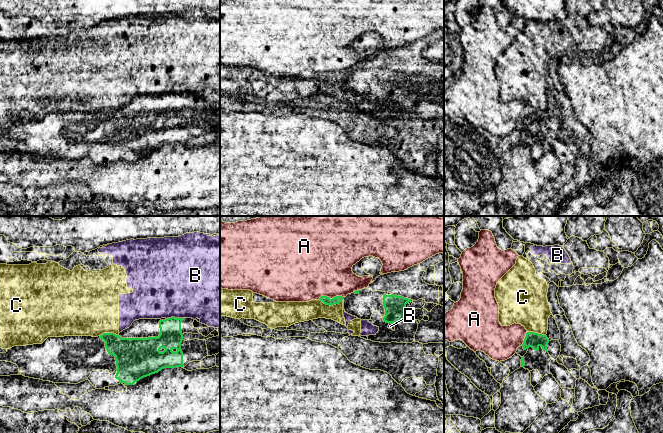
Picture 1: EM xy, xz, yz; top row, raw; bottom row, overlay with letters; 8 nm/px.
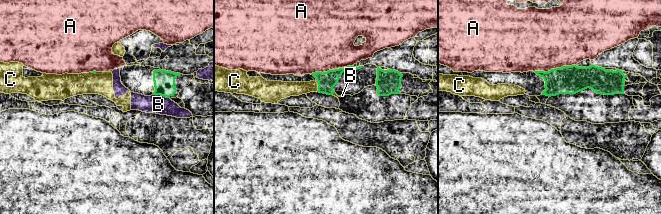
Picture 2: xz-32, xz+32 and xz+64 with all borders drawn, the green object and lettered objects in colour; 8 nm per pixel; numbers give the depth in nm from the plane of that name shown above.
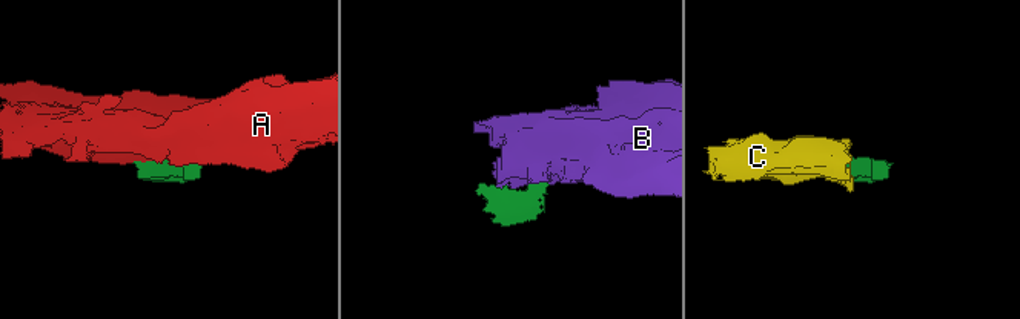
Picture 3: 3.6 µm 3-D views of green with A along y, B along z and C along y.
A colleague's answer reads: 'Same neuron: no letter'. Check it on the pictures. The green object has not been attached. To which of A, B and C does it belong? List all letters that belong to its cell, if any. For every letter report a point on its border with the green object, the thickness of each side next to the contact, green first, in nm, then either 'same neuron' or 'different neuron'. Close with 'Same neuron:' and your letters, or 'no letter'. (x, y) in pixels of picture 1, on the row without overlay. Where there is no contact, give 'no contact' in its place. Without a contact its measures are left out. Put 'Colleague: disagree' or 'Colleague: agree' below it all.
A: meets green in xz at (329, 74); 70 nm thick on the green side, 440 nm on the other; different neuron
B: meets green in xy at (174, 93); 190 nm thick on the green side, 500 nm on the other; different neuron
C: meets green in xz at (331, 80); 70 nm thick on the green side, 160 nm on the other; different neuron
Same neuron: no letter
Colleague: agree

